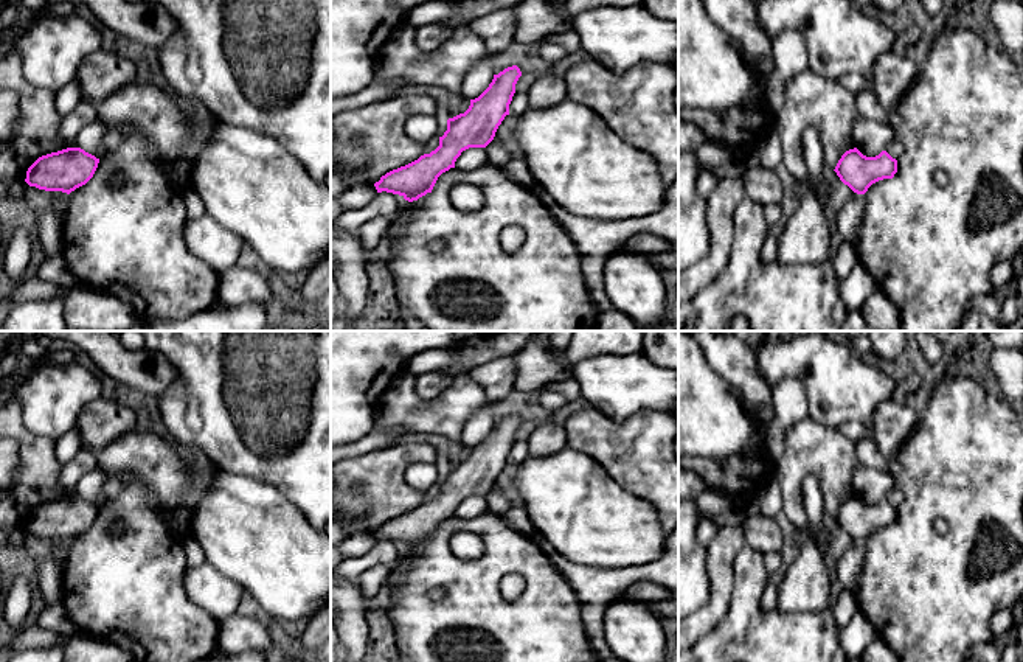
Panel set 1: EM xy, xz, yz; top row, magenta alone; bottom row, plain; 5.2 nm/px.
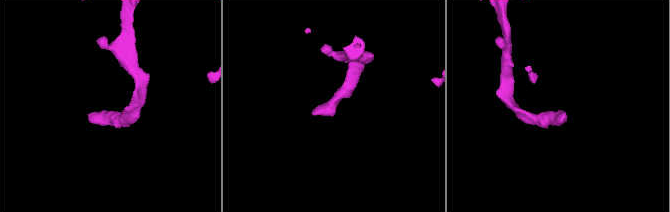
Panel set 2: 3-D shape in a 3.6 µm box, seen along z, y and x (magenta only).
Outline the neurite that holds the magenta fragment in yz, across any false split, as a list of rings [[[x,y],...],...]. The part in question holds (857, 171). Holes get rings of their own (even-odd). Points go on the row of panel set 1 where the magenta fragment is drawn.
[[[854,148],[841,155],[834,171],[854,193],[865,194],[872,183],[894,177],[897,160],[886,151],[866,157]]]

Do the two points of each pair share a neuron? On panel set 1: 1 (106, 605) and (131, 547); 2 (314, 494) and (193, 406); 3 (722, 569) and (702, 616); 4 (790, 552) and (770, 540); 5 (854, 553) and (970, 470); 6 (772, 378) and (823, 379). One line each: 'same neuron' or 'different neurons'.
1: same neuron
2: same neuron
3: same neuron
4: different neurons
5: different neurons
6: same neuron

